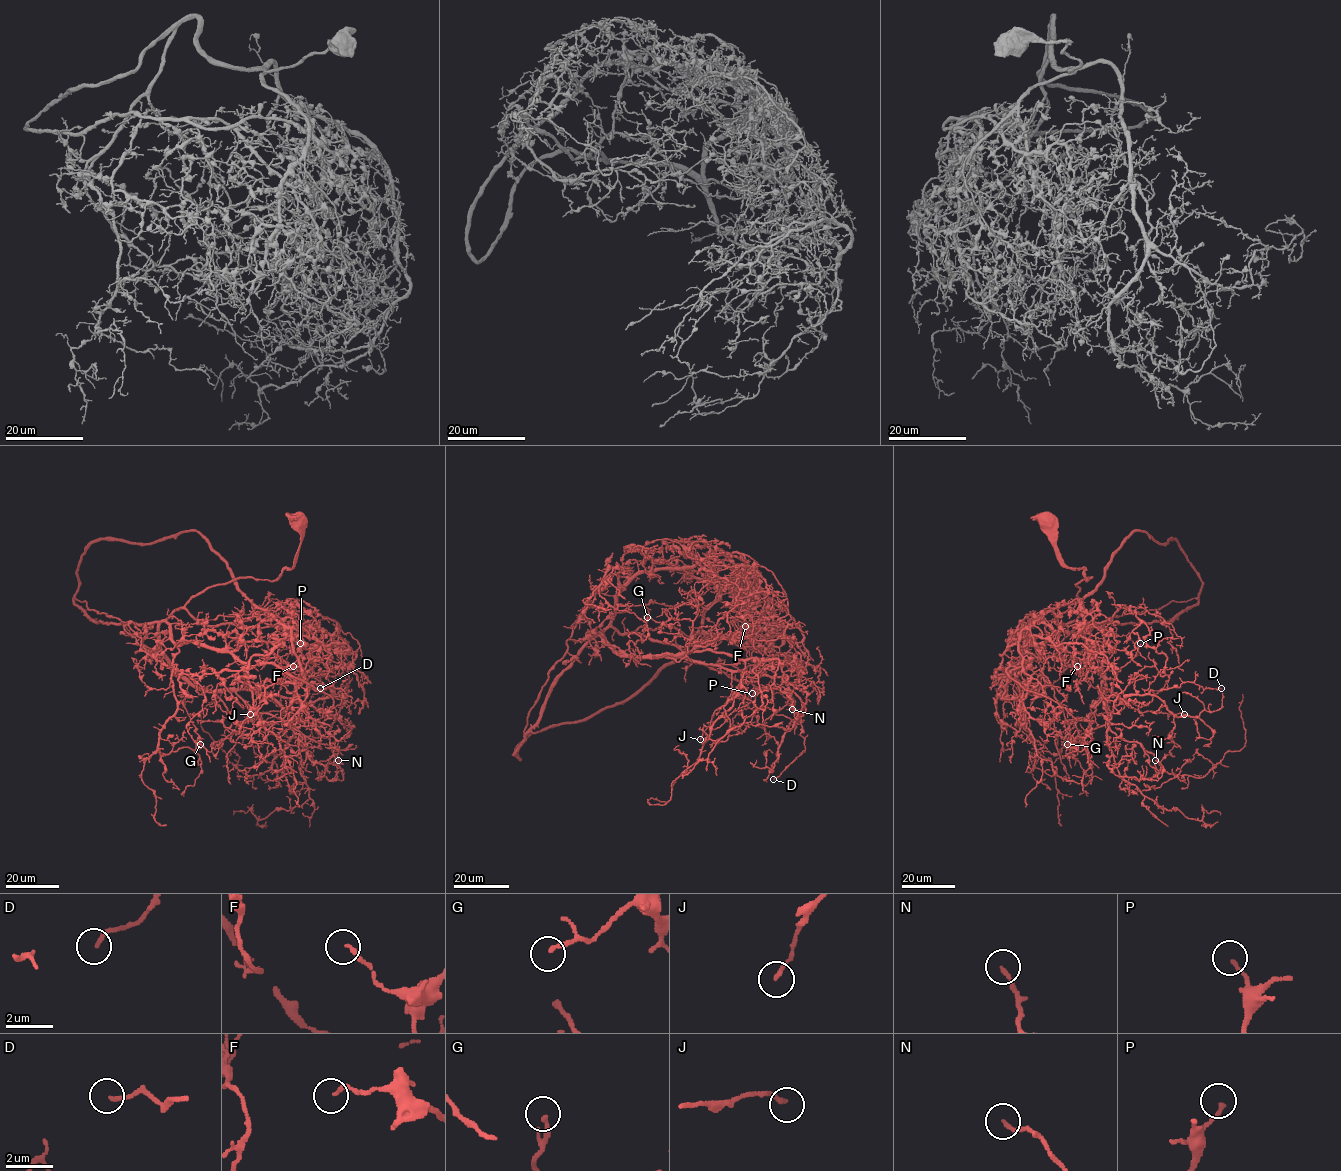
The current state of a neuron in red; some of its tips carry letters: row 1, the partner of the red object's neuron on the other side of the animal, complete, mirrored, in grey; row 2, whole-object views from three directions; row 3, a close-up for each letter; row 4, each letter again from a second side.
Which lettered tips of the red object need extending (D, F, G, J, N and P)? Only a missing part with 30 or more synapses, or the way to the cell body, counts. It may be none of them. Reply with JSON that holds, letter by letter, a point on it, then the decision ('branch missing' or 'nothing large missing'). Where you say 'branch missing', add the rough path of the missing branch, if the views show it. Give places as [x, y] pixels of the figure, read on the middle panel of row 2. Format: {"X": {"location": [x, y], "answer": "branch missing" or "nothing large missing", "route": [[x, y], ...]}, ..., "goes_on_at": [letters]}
{"D": {"location": [773, 779], "answer": "nothing large missing"}, "F": {"location": [745, 626], "answer": "nothing large missing"}, "G": {"location": [647, 617], "answer": "branch missing", "route": [[647, 617], [648, 606], [654, 601], [667, 599], [667, 595]]}, "J": {"location": [700, 739], "answer": "nothing large missing"}, "N": {"location": [792, 709], "answer": "nothing large missing"}, "P": {"location": [752, 693], "answer": "nothing large missing"}, "goes_on_at": ["G"]}

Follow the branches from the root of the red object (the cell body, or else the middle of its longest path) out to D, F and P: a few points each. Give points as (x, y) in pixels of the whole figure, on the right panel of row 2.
D: (1046, 520), (1060, 559), (1091, 577), (1076, 584), (1077, 620), (1104, 690), (1121, 702), (1186, 682), (1221, 688)
F: (1046, 520), (1060, 559), (1091, 577), (1076, 585), (1097, 626), (1084, 623), (1081, 600), (1038, 620), (1077, 666)
P: (1046, 520), (1060, 559), (1091, 577), (1076, 584), (1077, 620), (1104, 690), (1140, 643)

